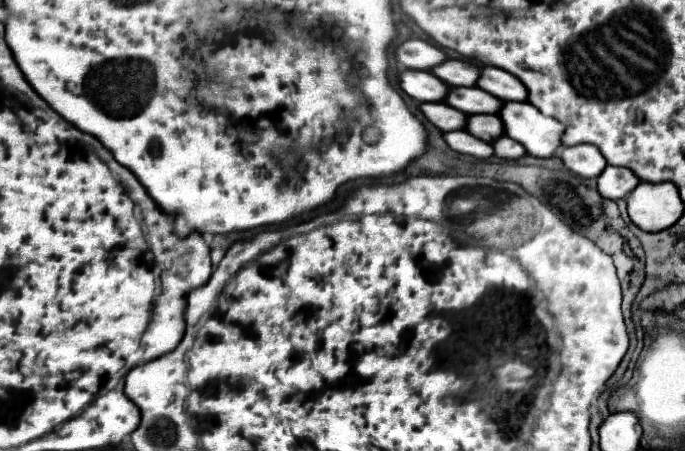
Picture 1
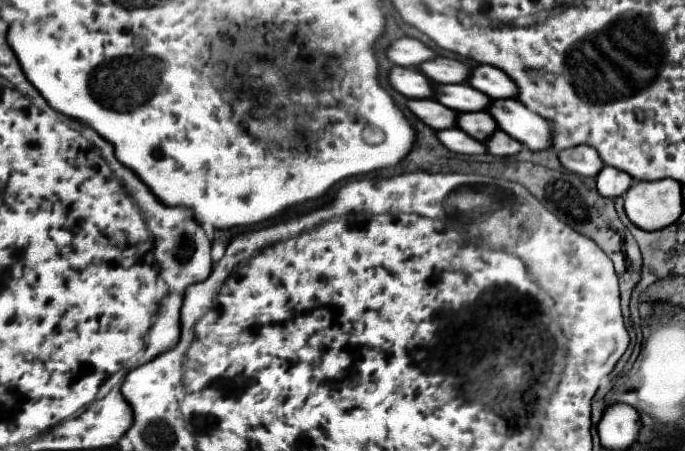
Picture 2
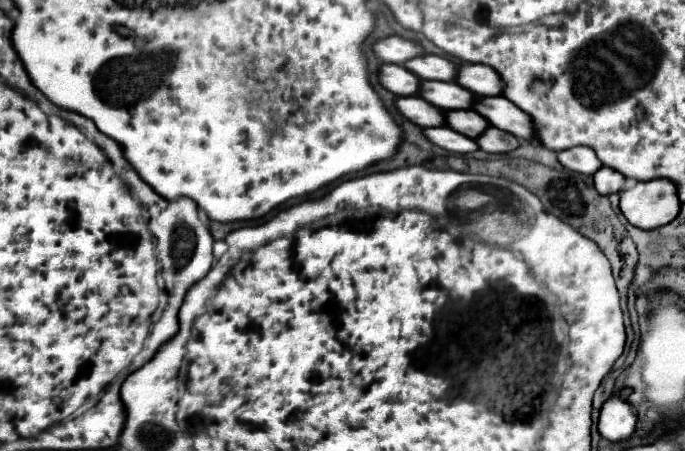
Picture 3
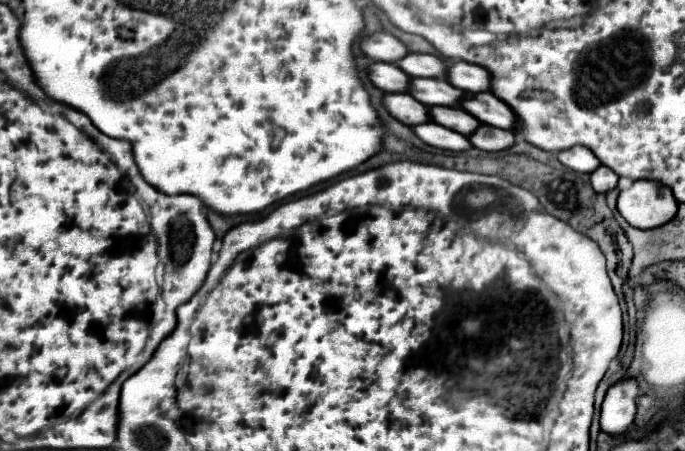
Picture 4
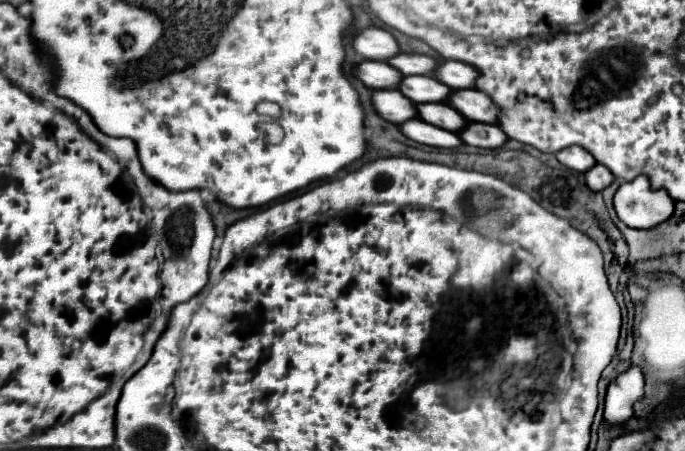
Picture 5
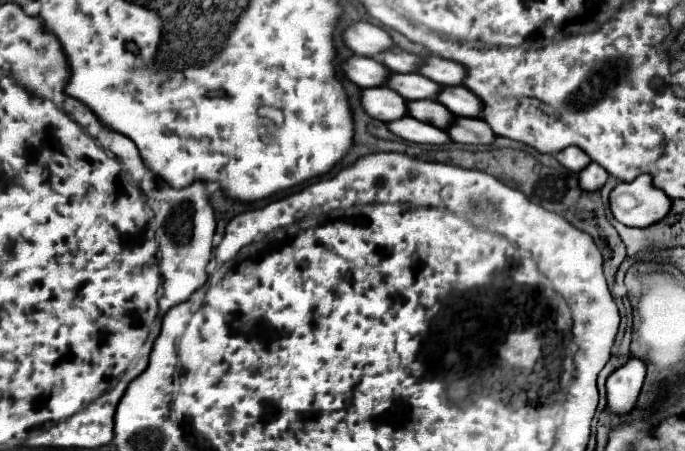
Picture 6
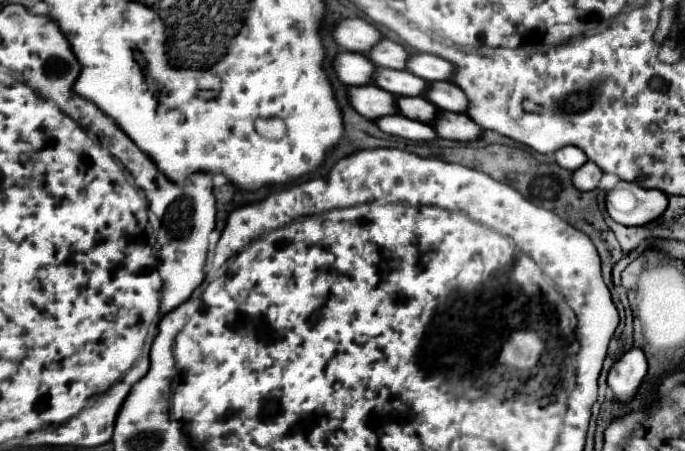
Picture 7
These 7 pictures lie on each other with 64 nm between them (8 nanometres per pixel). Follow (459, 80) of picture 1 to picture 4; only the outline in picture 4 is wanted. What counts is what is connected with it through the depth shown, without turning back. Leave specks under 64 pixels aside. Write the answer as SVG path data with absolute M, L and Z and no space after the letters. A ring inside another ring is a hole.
M406 54L396 62L410 78L444 78L446 64L432 54Z

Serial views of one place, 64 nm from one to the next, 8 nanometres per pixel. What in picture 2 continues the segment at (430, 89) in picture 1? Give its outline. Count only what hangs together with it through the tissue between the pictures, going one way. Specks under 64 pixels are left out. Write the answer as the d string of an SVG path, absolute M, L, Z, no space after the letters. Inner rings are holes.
M392 66L388 74L390 86L406 98L432 98L432 82L414 68Z

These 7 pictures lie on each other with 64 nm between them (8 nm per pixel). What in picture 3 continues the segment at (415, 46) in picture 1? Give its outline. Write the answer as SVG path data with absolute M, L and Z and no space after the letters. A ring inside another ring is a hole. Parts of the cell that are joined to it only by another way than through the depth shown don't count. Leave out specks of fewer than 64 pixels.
M400 36L382 38L382 40L374 42L372 50L382 62L388 62L388 64L404 64L404 60L424 54L424 50L416 42L404 40Z

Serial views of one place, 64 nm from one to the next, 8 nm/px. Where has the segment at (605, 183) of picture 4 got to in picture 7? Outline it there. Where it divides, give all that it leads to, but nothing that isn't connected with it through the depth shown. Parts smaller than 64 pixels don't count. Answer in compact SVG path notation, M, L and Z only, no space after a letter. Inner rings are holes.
M586 162L582 168L572 172L572 184L578 190L594 190L598 186L600 176L602 176L602 170L596 164Z

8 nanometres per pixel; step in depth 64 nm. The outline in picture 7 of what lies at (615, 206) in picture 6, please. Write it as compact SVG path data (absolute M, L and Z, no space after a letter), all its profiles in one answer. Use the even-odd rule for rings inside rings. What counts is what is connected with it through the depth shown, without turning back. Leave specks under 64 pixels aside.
M618 182L606 194L610 218L624 226L644 226L660 216L668 206L668 196L660 190L646 190L636 182Z

